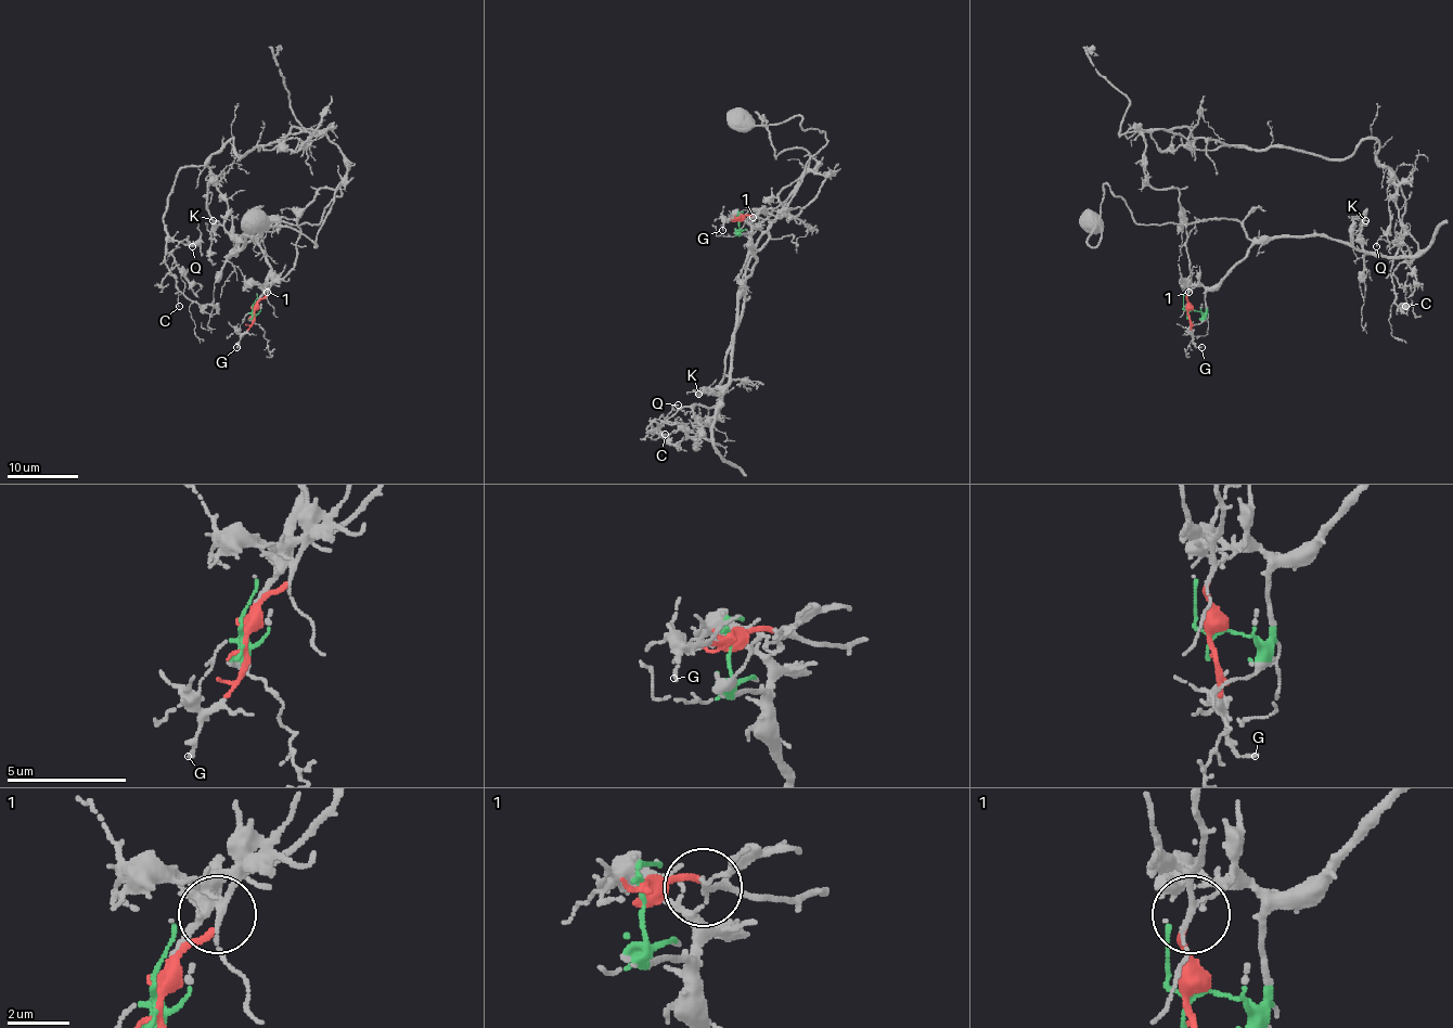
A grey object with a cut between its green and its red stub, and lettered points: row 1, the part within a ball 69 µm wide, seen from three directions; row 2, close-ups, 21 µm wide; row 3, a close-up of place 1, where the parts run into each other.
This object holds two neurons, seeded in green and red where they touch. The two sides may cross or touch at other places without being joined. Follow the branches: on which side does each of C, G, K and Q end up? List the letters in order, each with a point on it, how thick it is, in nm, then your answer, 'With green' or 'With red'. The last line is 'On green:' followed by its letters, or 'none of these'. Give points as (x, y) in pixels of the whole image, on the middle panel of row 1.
C: Place: (665, 434). Thickness 90 nm. With red
G: Place: (722, 230). Thickness 160 nm. With red
K: Place: (698, 394). Thickness 130 nm. With green
Q: Place: (678, 405). Thickness 130 nm. With red
On green: K

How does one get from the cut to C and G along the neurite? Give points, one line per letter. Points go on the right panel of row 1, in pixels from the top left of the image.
C: (1188, 311), (1178, 190), (1144, 174), (1144, 132), (1185, 127), (1326, 158), (1375, 139), (1405, 200), (1405, 306)
G: (1188, 311), (1191, 336), (1201, 347)

